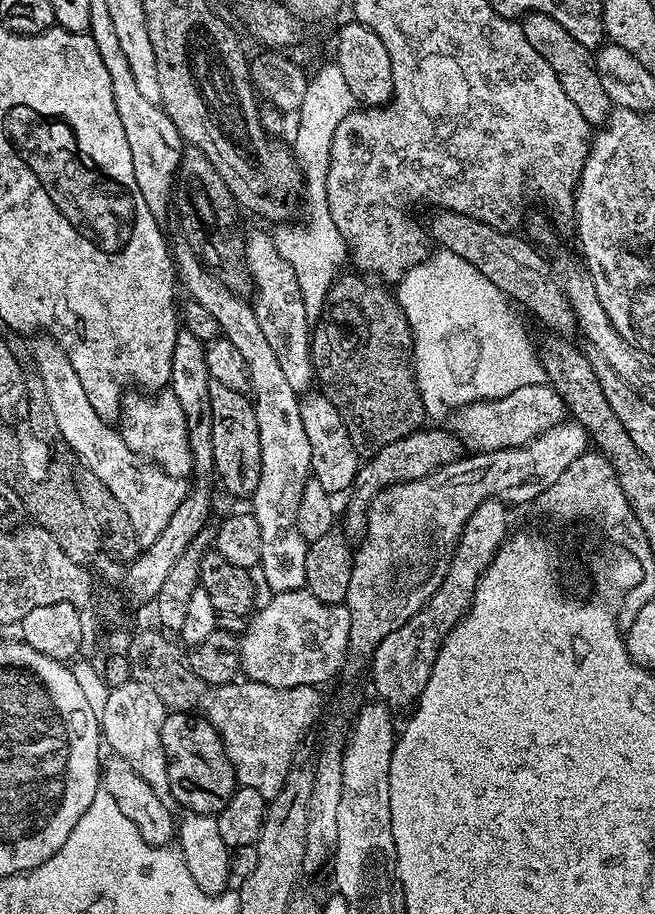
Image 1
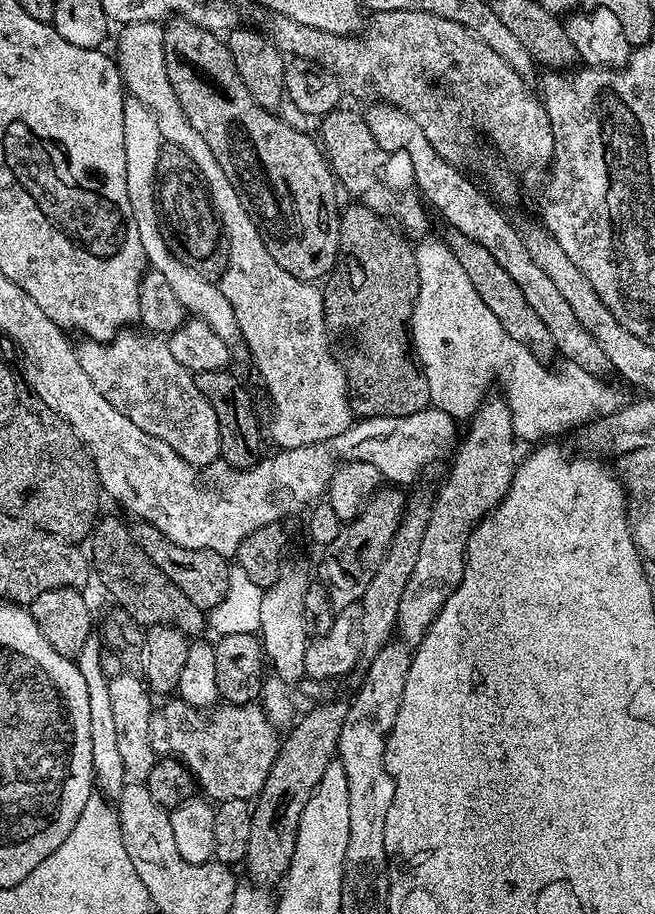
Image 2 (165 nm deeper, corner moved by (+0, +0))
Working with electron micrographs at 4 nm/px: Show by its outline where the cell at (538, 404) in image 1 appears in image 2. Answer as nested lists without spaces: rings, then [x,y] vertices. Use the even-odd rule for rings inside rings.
[[[437,408],[418,410],[418,414],[406,414],[402,418],[366,416],[357,419],[344,431],[344,440],[340,440],[340,448],[352,448],[352,452],[356,452],[356,457],[364,456],[362,462],[377,468],[385,481],[396,486],[405,486],[404,484],[410,483],[423,468],[428,468],[439,460],[447,461],[453,455],[458,444],[456,427],[458,427],[458,421],[455,417]]]

